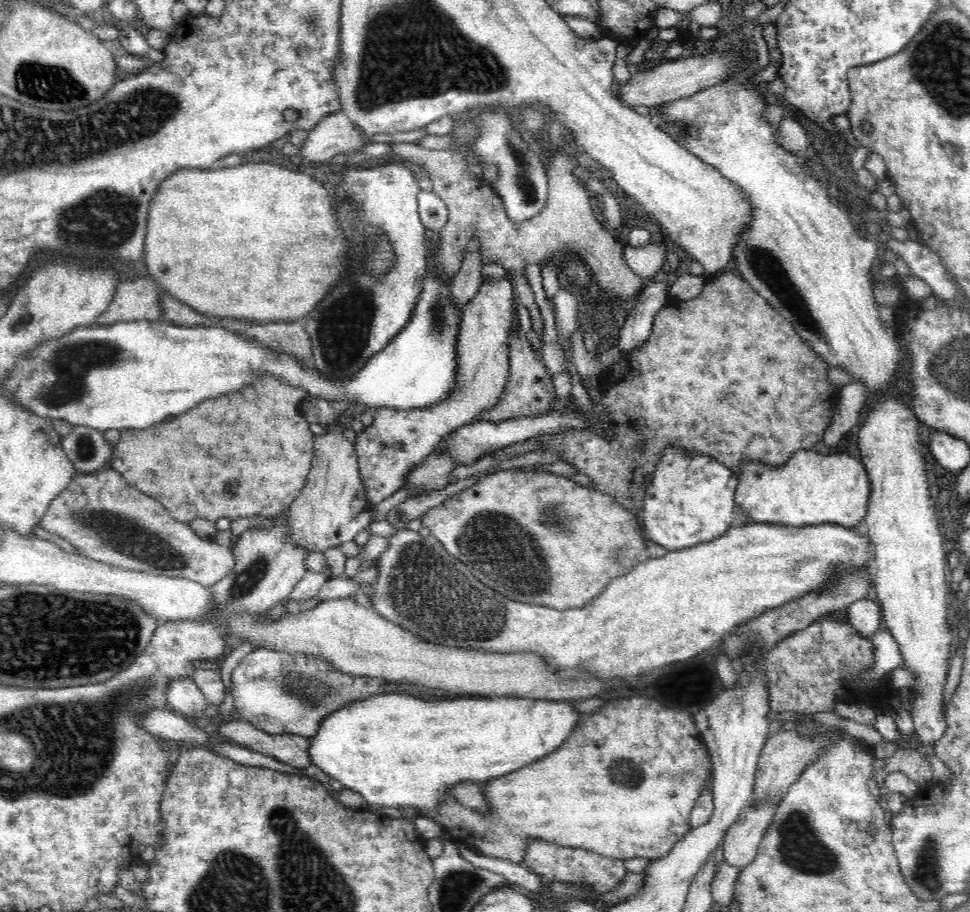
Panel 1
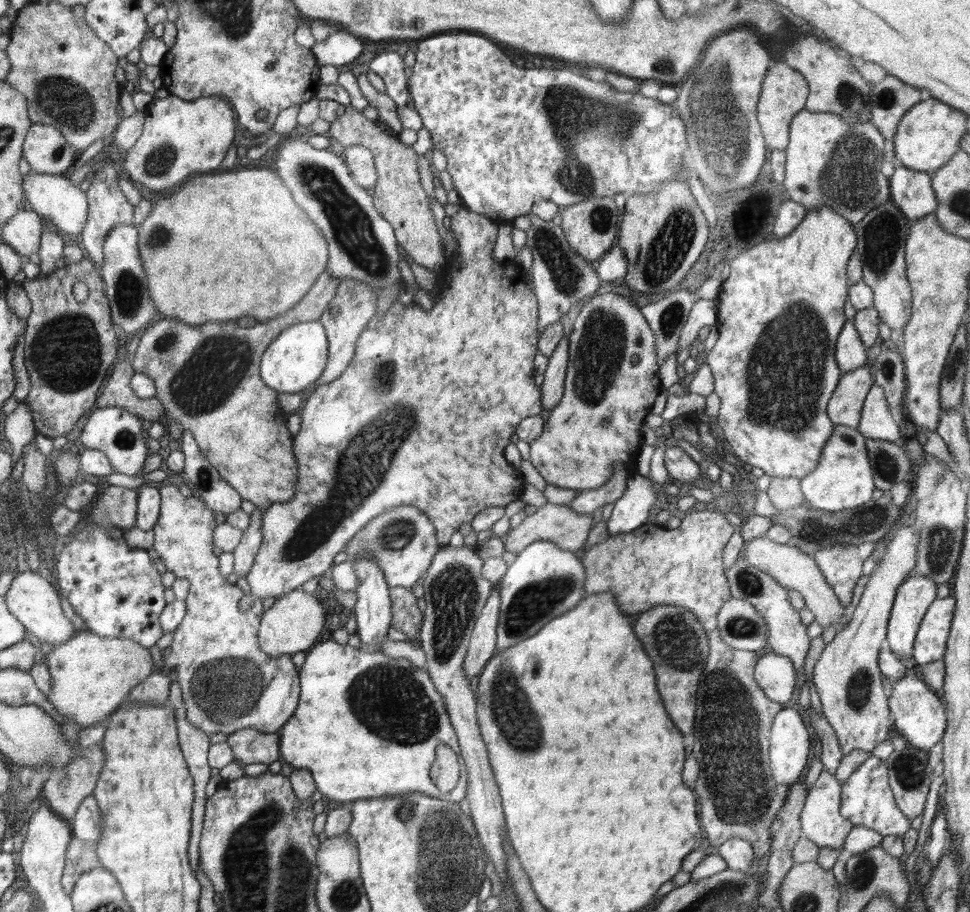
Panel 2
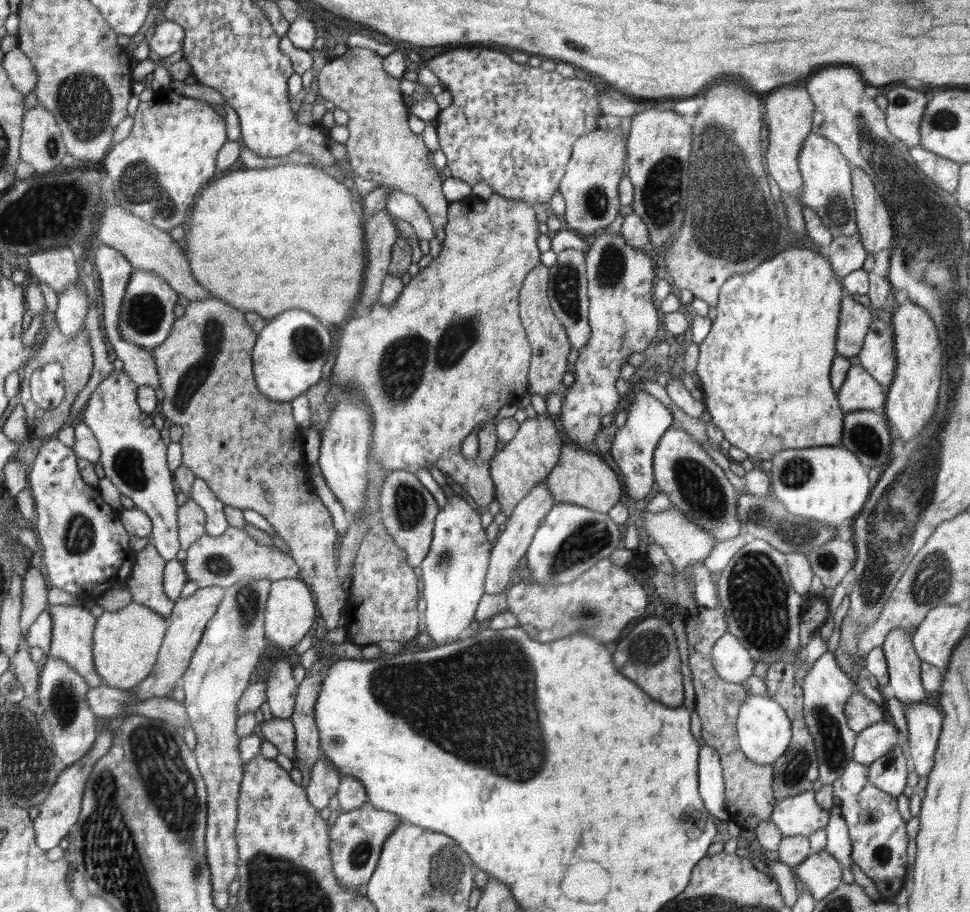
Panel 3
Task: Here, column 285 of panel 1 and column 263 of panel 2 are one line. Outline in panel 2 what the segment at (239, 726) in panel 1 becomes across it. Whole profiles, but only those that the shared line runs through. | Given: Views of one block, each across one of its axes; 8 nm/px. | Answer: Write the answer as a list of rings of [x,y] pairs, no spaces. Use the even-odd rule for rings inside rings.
[[[242,729],[230,733],[227,743],[234,751],[234,761],[242,765],[280,761],[279,733],[264,734],[256,729]]]

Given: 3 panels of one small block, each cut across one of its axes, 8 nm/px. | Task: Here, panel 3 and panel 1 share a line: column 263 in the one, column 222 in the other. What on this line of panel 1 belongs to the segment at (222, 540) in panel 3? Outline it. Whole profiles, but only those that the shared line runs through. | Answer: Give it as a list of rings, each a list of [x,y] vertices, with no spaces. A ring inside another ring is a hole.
[[[110,467],[90,475],[74,475],[69,485],[56,495],[46,514],[40,518],[40,526],[67,540],[80,554],[91,560],[124,570],[188,579],[202,586],[211,587],[220,582],[232,572],[235,565],[233,547],[224,547],[216,540],[201,538],[189,524],[176,521],[164,505],[130,486],[116,469]]]

